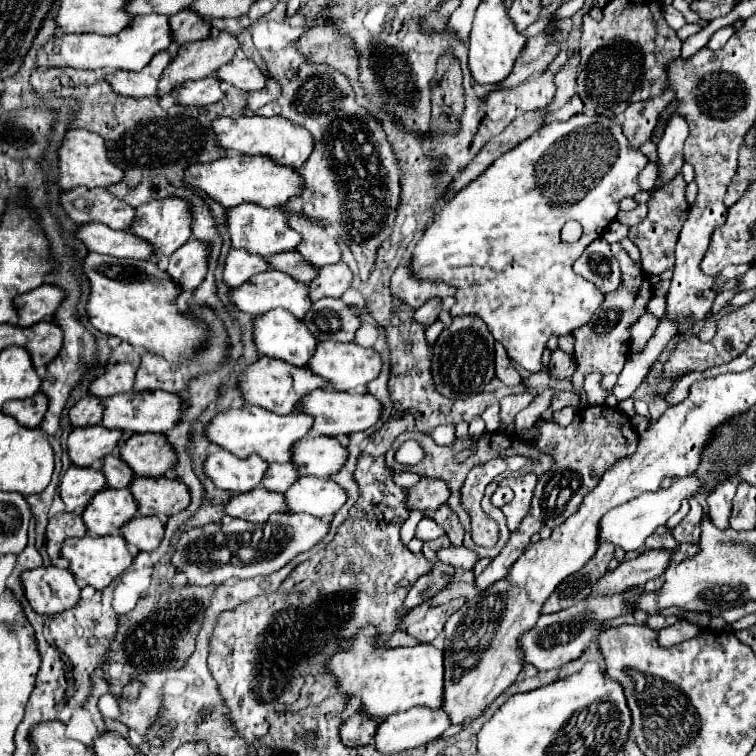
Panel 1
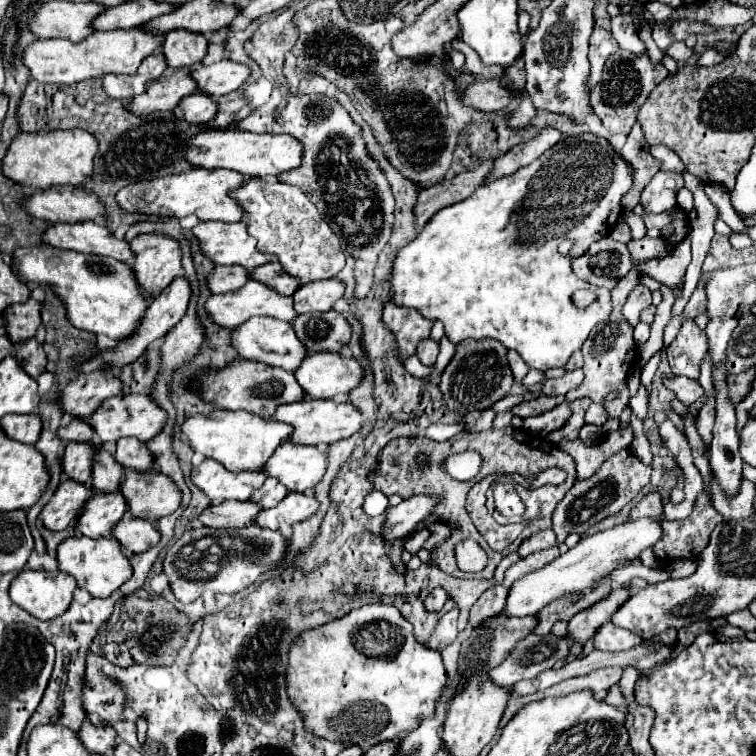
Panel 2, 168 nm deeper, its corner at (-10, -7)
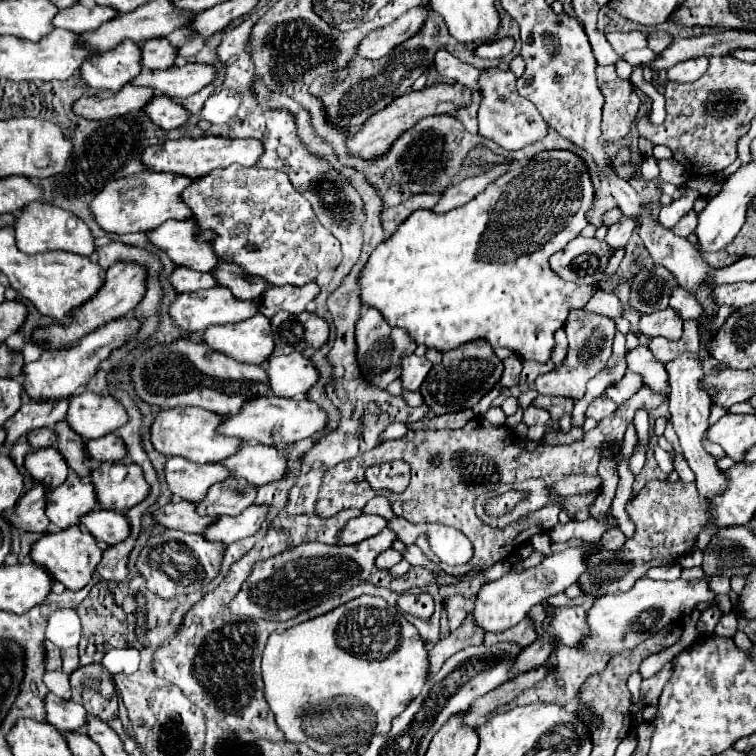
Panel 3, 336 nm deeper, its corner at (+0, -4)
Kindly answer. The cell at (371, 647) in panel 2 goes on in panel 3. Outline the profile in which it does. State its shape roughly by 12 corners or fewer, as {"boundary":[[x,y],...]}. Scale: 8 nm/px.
{"boundary":[[376,596],[272,632],[288,742],[356,752],[420,694],[428,652]]}

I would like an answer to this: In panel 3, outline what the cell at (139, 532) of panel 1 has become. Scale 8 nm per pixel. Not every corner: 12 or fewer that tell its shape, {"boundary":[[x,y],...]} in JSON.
{"boundary":[[92,510],[82,526],[112,546],[130,534],[124,514]]}

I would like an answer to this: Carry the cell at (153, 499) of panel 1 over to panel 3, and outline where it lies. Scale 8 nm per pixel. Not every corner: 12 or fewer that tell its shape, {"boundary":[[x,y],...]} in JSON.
{"boundary":[[126,460],[90,472],[98,504],[126,512],[148,496],[142,468]]}

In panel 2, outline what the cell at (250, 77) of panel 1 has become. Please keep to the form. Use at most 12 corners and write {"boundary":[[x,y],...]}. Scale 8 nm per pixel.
{"boundary":[[230,59],[192,69],[200,91],[238,91],[250,67]]}

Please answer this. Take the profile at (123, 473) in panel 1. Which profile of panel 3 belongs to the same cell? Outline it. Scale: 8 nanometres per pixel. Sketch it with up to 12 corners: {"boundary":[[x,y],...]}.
{"boundary":[[66,422],[56,424],[56,448],[68,468],[88,476],[84,440]]}

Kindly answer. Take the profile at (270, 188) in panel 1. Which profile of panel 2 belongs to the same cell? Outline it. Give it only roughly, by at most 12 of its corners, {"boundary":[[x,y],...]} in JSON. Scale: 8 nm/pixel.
{"boundary":[[192,169],[118,191],[124,211],[244,221],[236,171]]}

